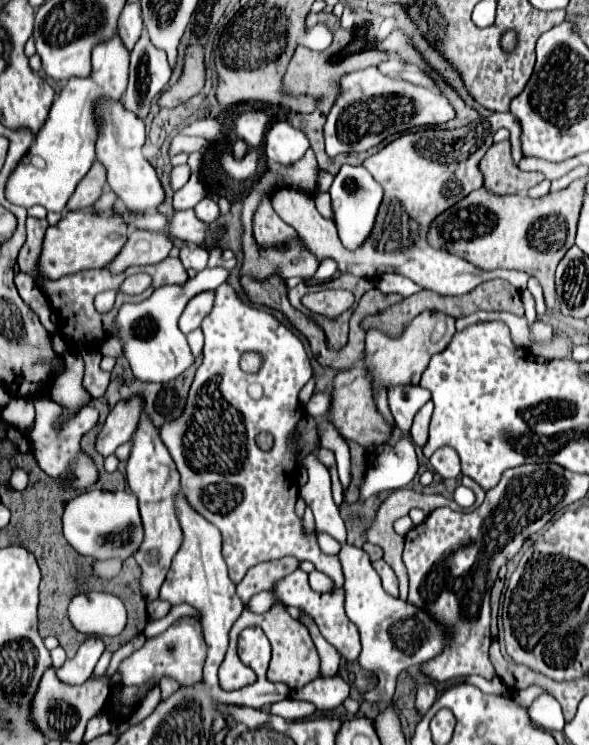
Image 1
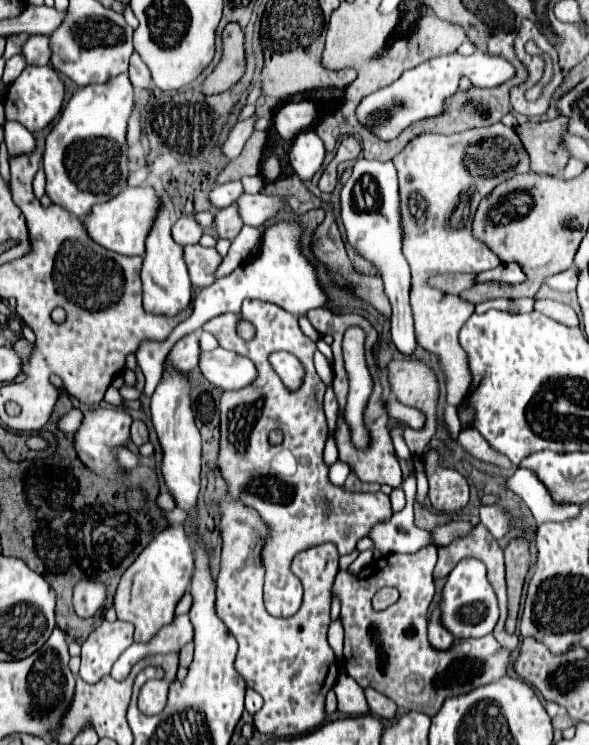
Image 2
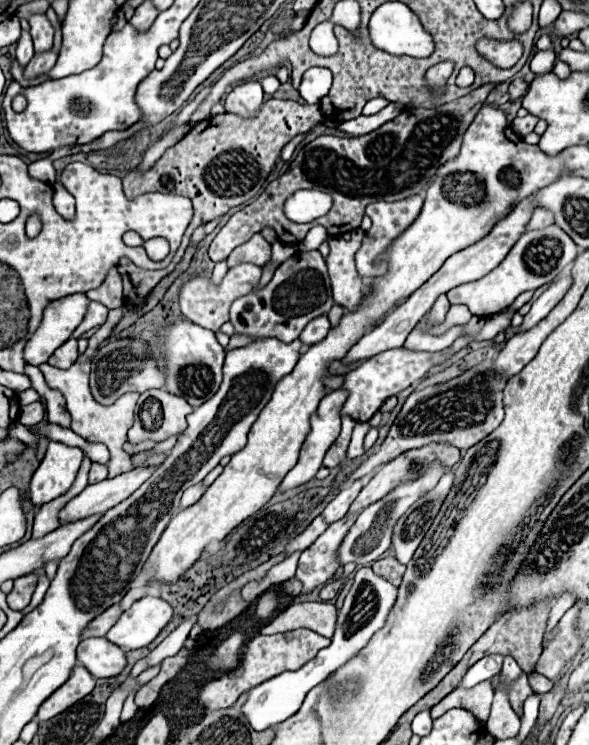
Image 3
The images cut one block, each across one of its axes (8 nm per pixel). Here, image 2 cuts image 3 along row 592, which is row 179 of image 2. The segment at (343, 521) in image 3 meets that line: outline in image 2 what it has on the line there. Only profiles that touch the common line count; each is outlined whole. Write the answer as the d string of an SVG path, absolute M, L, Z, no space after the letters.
M304 130L296 134L288 152L288 160L292 170L300 176L300 180L310 180L322 168L324 154L326 154L324 144L316 136L316 132Z

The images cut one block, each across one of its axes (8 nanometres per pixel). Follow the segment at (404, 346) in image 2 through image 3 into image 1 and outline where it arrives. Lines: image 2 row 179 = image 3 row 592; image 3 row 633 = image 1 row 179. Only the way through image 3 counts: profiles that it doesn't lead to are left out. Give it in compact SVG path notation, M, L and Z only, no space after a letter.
M344 164L340 172L336 174L330 186L330 198L332 198L332 212L334 212L334 222L338 228L338 238L346 250L356 250L360 248L360 244L364 244L370 238L376 216L378 216L378 208L384 198L382 194L384 190L364 166Z

